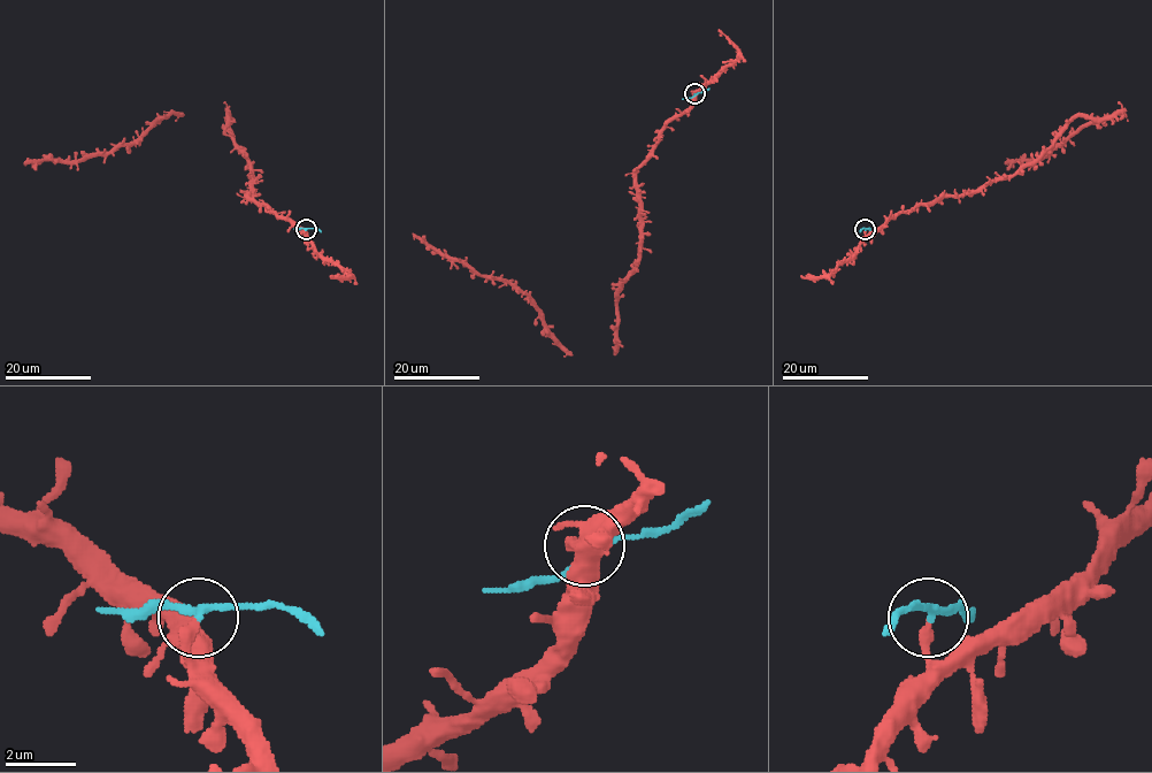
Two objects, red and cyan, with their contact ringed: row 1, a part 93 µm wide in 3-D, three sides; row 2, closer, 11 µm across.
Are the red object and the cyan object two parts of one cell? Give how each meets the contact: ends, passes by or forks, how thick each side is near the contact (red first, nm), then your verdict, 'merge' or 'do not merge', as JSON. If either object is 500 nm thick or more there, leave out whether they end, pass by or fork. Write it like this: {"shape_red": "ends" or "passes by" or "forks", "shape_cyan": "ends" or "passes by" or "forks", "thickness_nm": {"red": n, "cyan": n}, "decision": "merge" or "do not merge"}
{"shape_red": "ends", "shape_cyan": "passes by", "thickness_nm": {"red": 300, "cyan": 180}, "decision": "do not merge"}

